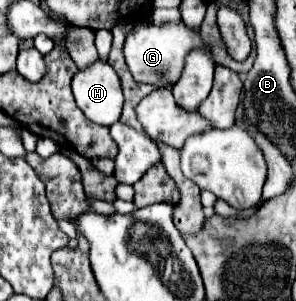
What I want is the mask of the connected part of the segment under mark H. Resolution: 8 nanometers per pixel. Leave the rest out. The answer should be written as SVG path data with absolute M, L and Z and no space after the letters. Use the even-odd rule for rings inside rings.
M96 60L92 66L88 66L86 70L80 70L74 80L72 80L72 92L76 98L76 104L80 106L80 110L96 124L102 126L112 126L116 120L120 120L122 114L124 95L120 88L120 78L118 74L104 62Z

